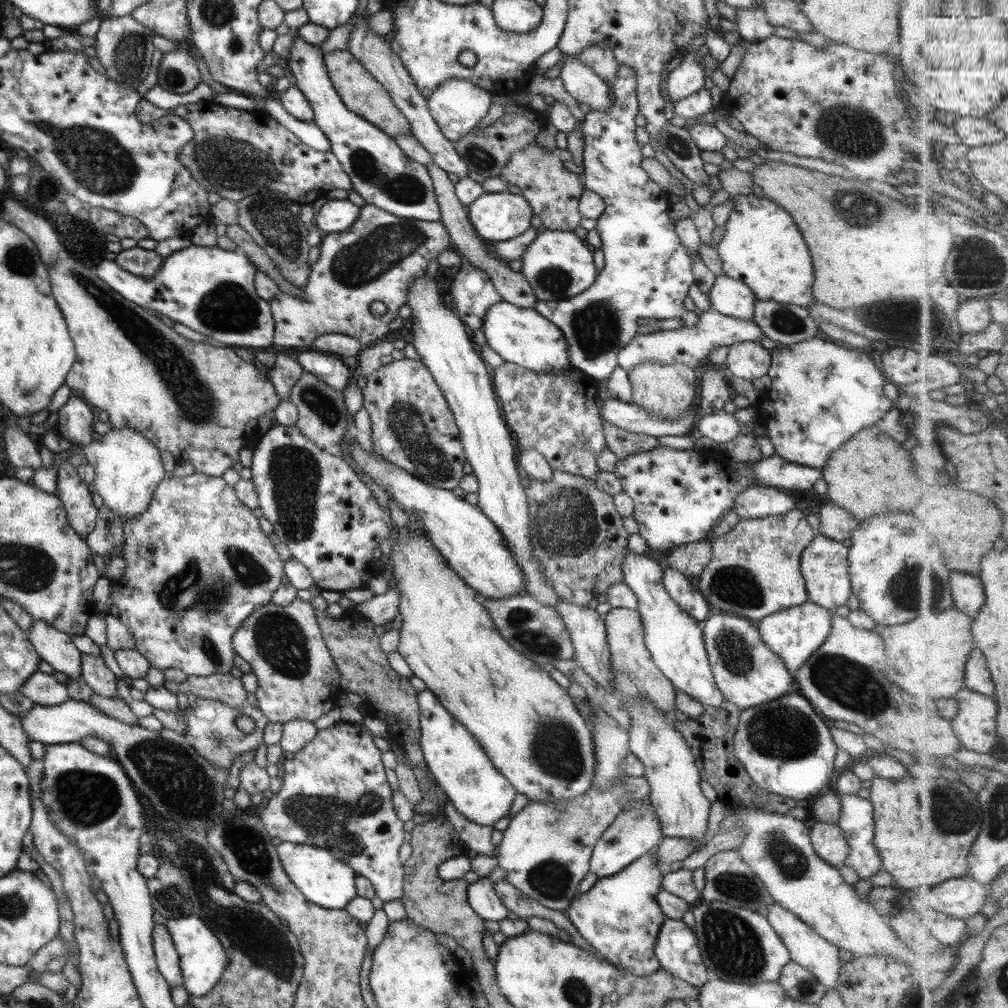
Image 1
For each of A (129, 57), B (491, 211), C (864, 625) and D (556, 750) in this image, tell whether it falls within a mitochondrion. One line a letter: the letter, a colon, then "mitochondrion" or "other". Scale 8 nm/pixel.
A: mitochondrion
B: other
C: other
D: mitochondrion

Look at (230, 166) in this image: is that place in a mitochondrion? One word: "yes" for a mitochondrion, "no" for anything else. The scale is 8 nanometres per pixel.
yes

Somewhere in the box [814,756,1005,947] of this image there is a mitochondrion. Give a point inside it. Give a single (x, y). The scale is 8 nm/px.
(950, 814)

